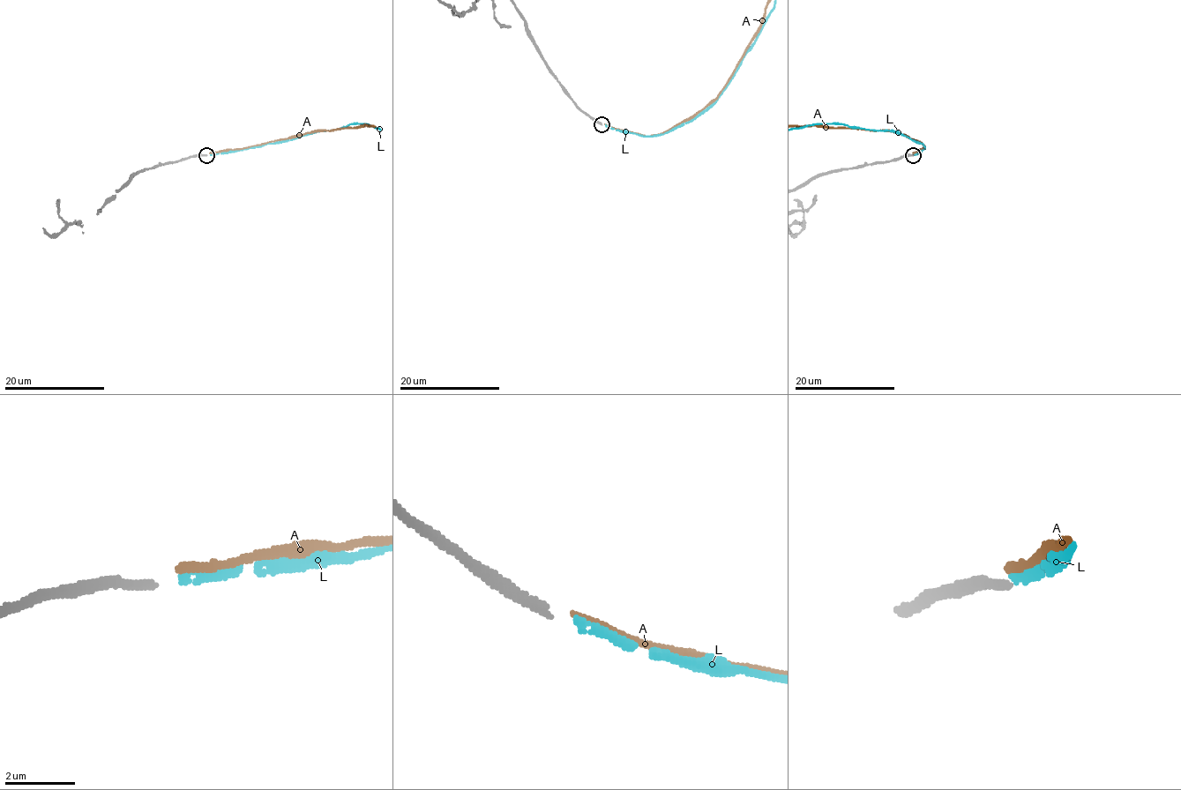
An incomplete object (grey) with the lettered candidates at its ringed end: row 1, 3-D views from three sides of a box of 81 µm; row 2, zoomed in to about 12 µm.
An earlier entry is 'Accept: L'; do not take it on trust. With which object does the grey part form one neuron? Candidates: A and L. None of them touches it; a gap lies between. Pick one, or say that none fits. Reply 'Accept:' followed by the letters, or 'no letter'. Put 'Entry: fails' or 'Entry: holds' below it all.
Accept: L
Entry: holds

